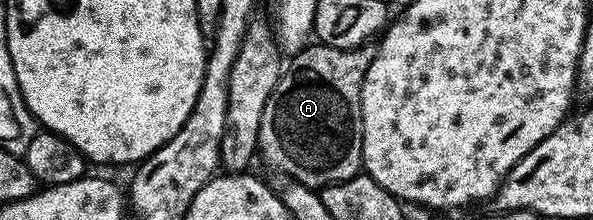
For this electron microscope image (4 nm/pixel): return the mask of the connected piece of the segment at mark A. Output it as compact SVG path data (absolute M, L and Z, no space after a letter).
M309 44L299 53L292 55L290 64L275 84L271 96L267 100L267 108L263 108L263 120L257 133L257 149L259 158L286 179L304 186L324 188L351 180L362 173L361 160L361 89L367 76L367 68L371 68L375 50L366 44L354 50L340 50L320 44Z

